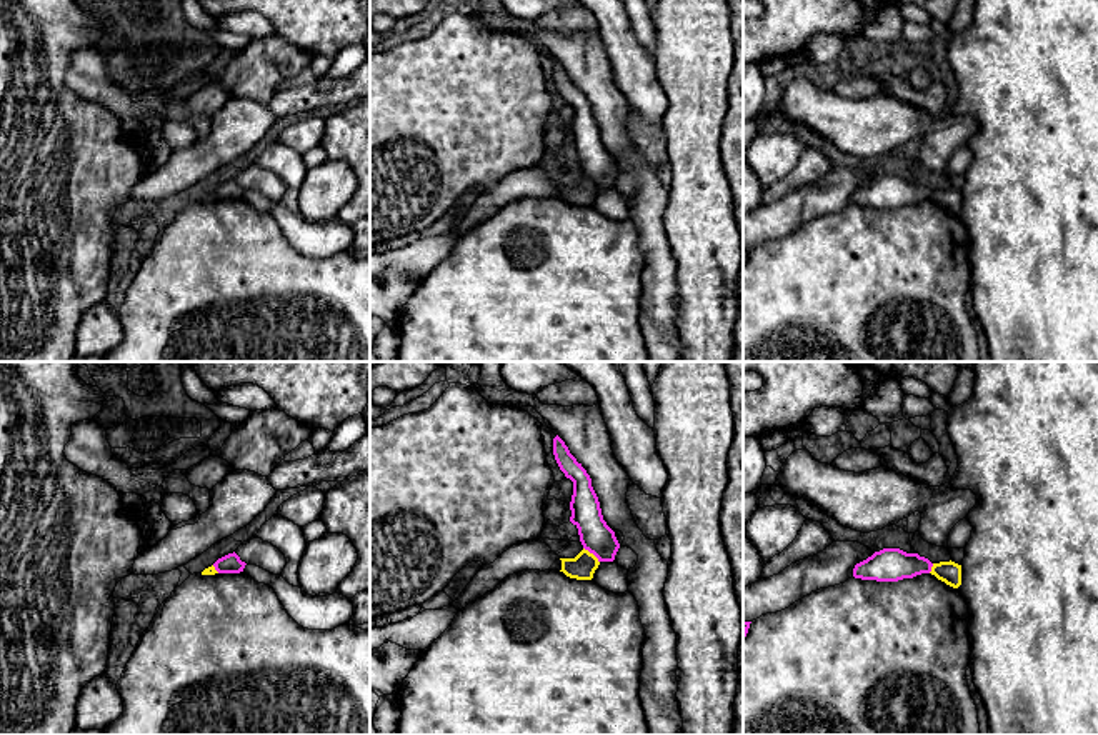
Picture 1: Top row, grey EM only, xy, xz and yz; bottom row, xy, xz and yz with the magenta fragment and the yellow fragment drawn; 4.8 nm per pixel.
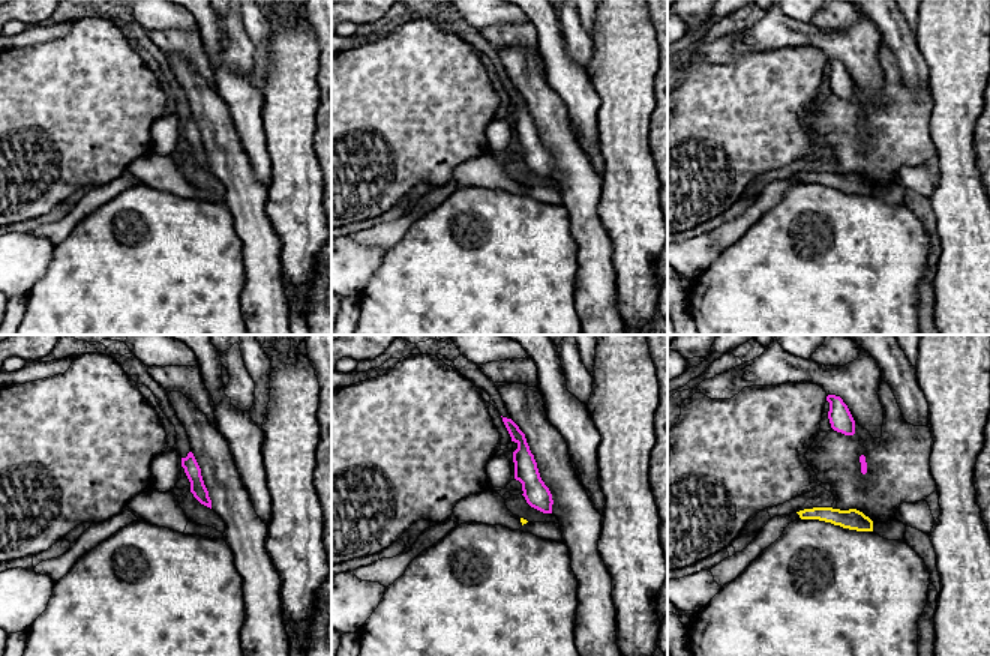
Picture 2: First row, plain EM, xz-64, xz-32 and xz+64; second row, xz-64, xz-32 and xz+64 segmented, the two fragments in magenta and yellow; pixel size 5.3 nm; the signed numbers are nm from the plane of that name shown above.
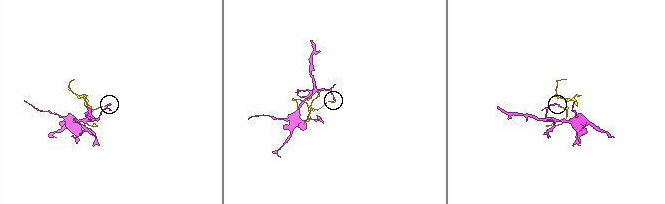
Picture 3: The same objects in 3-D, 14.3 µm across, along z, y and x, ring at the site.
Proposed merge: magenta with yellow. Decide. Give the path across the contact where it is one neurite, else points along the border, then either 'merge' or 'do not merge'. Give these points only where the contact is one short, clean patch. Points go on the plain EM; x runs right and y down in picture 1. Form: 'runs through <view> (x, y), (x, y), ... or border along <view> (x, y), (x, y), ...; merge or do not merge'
border along xz (583, 174), (598, 189); do not merge

